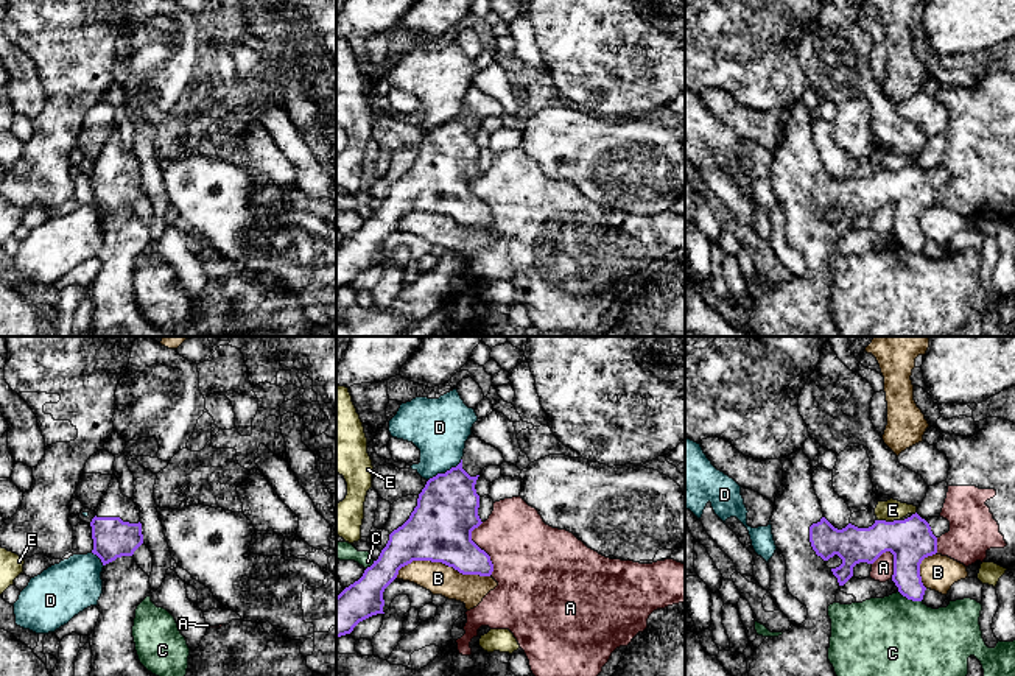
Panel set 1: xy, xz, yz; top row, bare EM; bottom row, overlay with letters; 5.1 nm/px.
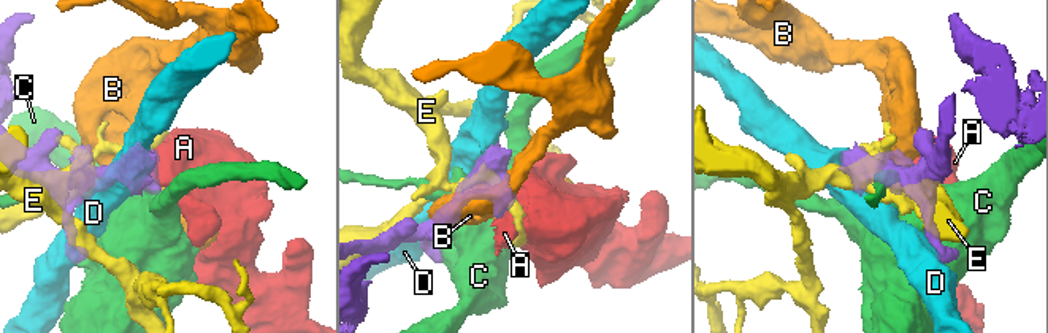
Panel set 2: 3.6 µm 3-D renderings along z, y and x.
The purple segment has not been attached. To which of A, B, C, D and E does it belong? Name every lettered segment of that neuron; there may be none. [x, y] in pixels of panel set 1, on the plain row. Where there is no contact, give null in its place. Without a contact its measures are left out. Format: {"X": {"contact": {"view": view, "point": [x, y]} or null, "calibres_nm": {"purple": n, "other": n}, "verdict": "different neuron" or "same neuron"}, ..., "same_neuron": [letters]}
{"A": {"contact": {"view": "xz", "point": [480, 200]}, "calibres_nm": {"purple": 340, "other": 360}, "verdict": "different neuron"}, "B": {"contact": {"view": "xz", "point": [442, 214]}, "calibres_nm": {"purple": 340, "other": 160}, "verdict": "different neuron"}, "C": {"contact": {"view": "yz", "point": [909, 249]}, "calibres_nm": {"purple": 170, "other": 500}, "verdict": "different neuron"}, "D": {"contact": {"view": "xz", "point": [447, 122]}, "calibres_nm": {"purple": 320, "other": 300}, "verdict": "different neuron"}, "E": {"contact": {"view": "yz", "point": [889, 173]}, "calibres_nm": {"purple": 220, "other": 110}, "verdict": "different neuron"}, "same_neuron": []}

